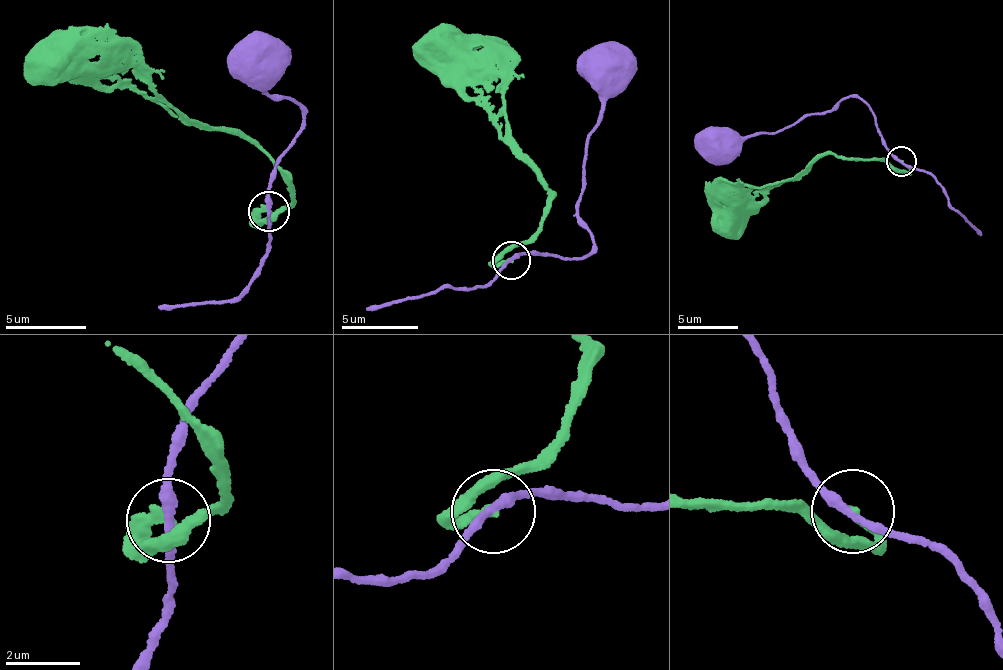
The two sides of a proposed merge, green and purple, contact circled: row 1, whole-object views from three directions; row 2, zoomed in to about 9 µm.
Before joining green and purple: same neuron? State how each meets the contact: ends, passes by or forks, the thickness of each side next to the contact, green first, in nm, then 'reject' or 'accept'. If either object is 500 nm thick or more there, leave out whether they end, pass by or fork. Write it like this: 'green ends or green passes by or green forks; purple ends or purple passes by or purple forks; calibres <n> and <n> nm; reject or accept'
green ends; purple passes by; calibres 280 and 240 nm; reject

